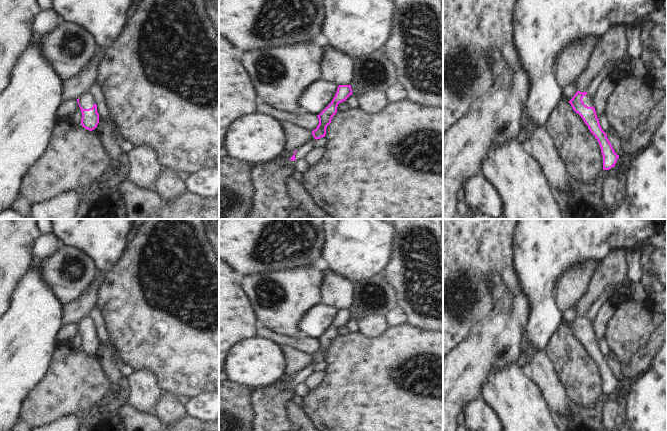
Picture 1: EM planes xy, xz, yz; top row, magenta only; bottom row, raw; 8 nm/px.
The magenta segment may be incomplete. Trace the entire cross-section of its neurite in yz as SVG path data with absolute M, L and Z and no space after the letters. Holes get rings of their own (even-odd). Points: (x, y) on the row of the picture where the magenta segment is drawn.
M577 91L569 103L573 110L581 116L590 132L597 139L603 156L603 170L609 170L615 166L619 155L615 153L606 133L600 126L594 108L593 98L594 96L589 95L587 92Z

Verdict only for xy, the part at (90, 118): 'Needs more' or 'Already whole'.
Needs more.

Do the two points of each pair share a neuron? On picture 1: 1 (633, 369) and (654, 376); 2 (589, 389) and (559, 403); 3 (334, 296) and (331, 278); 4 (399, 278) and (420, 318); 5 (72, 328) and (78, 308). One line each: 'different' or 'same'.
1: different
2: different
3: same
4: same
5: different

